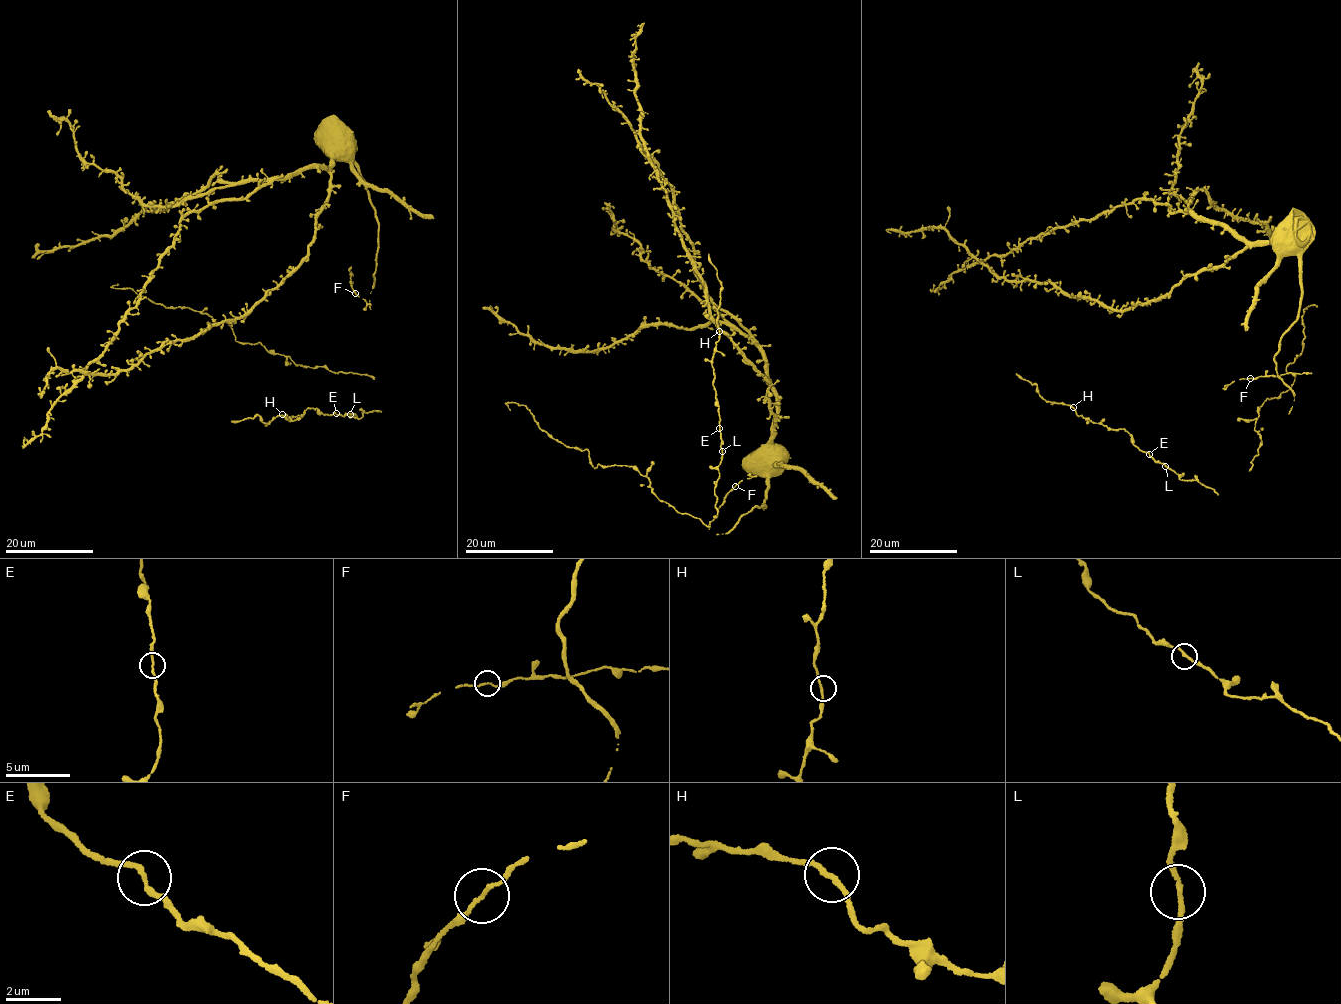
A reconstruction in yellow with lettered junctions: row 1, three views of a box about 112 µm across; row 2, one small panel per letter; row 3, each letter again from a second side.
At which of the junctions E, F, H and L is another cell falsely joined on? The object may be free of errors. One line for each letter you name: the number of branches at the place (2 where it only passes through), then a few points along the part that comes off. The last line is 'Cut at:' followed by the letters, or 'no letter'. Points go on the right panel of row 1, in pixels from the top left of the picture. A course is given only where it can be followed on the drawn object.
Cut at: no letter

